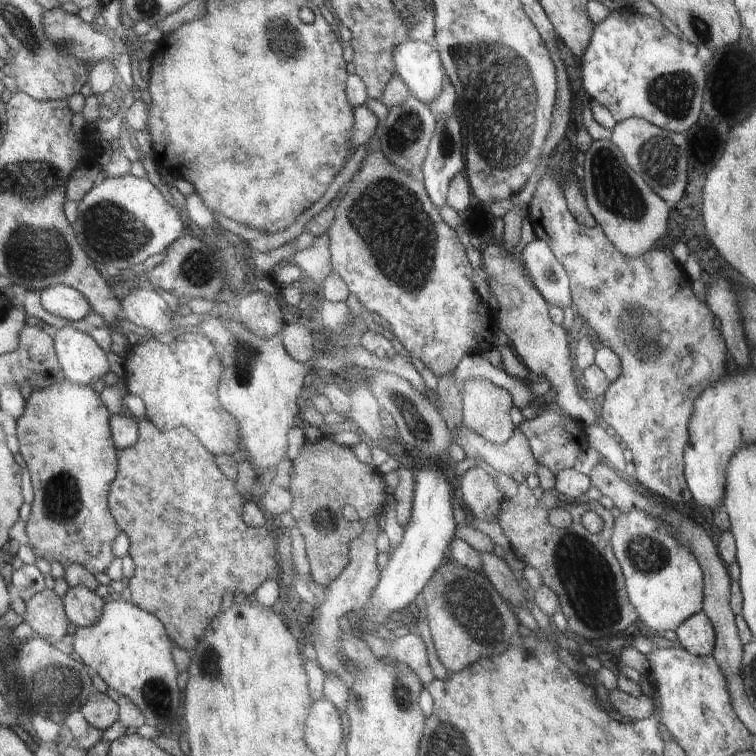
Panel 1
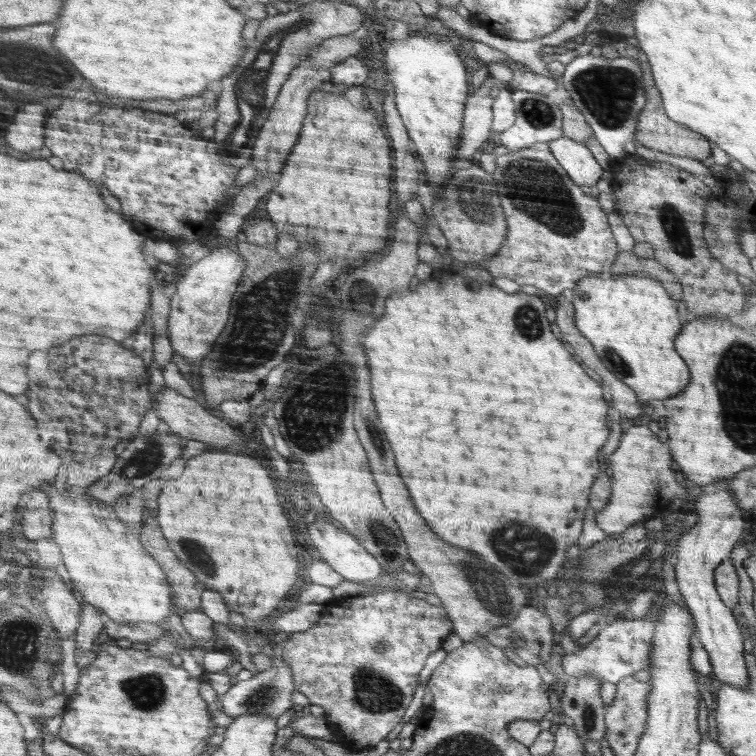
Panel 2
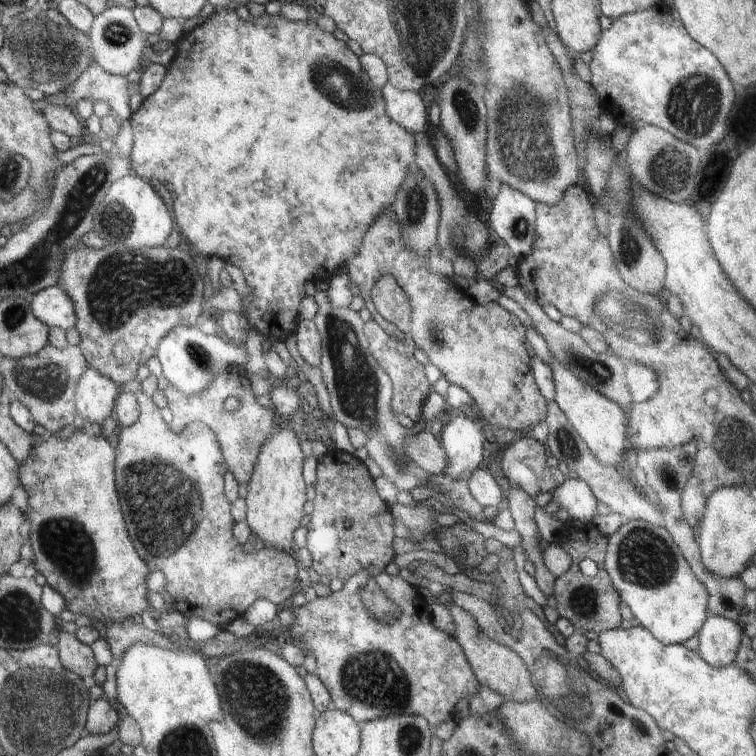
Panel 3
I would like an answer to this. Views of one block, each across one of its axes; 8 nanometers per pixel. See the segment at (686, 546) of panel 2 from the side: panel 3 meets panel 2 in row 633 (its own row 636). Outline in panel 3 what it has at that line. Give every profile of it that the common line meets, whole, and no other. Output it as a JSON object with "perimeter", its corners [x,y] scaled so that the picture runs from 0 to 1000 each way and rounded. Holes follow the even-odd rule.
{"perimeter":[[[939,811],[923,836],[922,862],[947,884],[974,877],[983,835],[974,821]]]}

